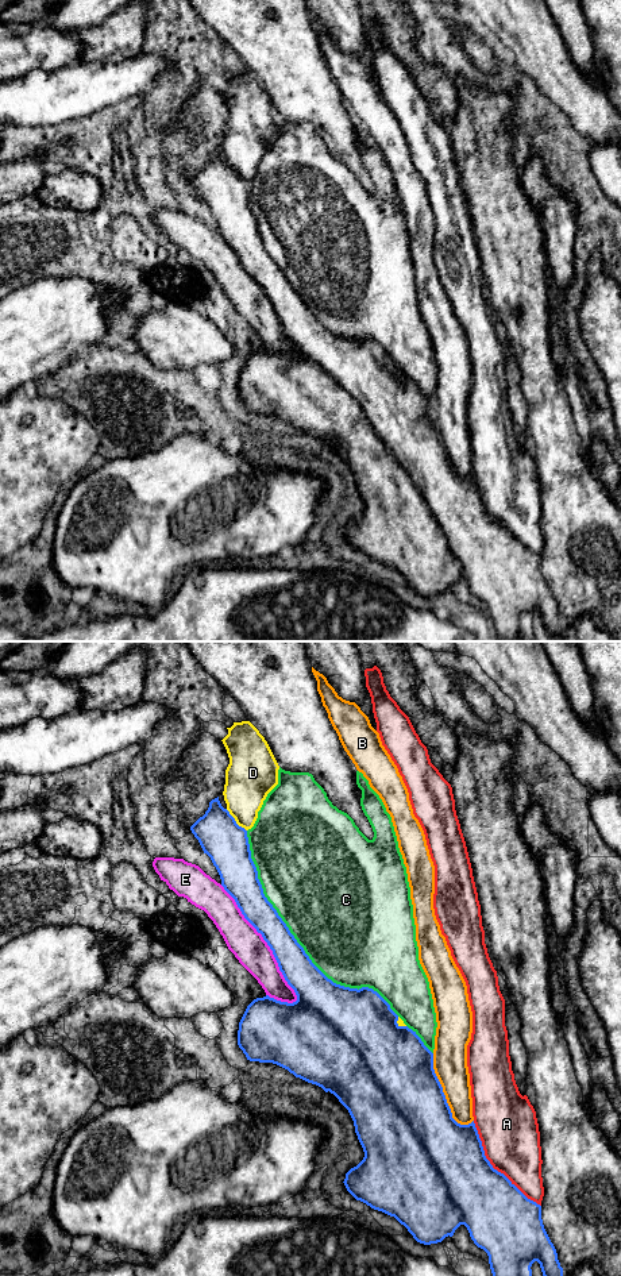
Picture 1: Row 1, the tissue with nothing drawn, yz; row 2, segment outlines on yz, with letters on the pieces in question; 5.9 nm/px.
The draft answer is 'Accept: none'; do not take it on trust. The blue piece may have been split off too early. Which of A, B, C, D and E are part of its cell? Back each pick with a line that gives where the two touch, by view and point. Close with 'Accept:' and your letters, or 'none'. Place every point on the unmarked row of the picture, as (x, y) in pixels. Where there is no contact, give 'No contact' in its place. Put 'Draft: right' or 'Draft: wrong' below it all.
Accept: none
Draft: right

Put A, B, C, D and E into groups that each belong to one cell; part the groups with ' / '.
A C / B / D / E

